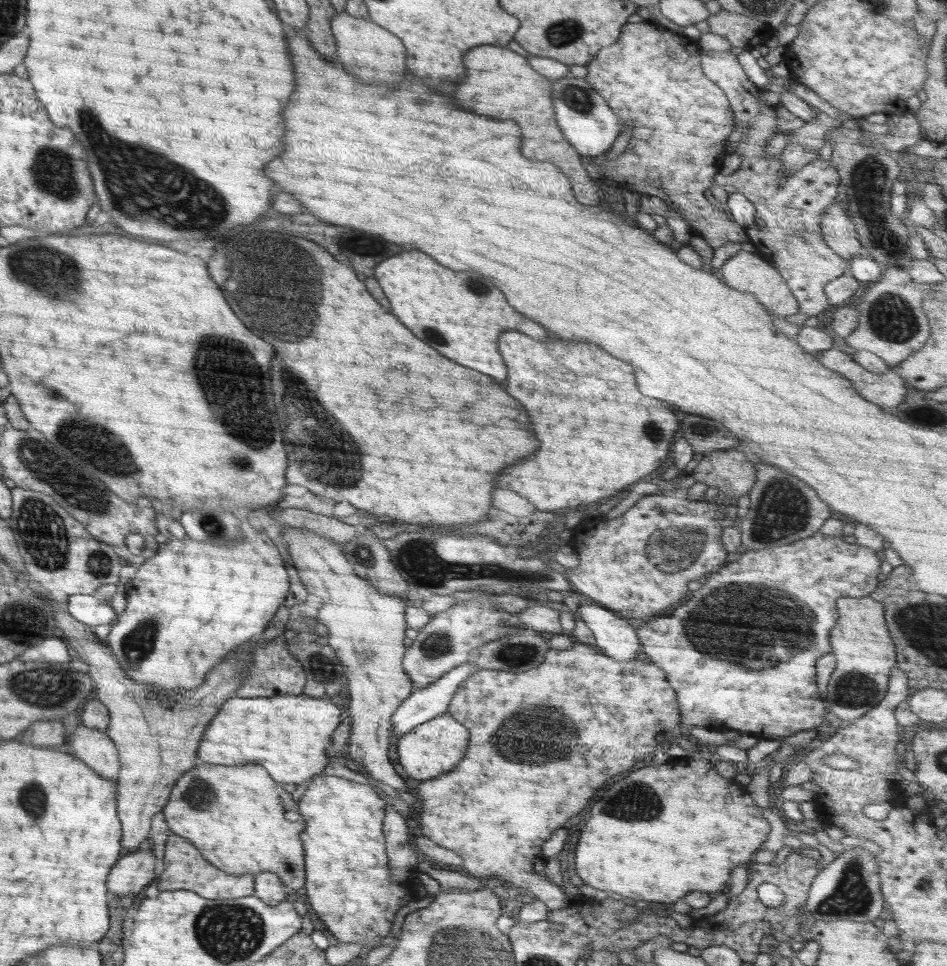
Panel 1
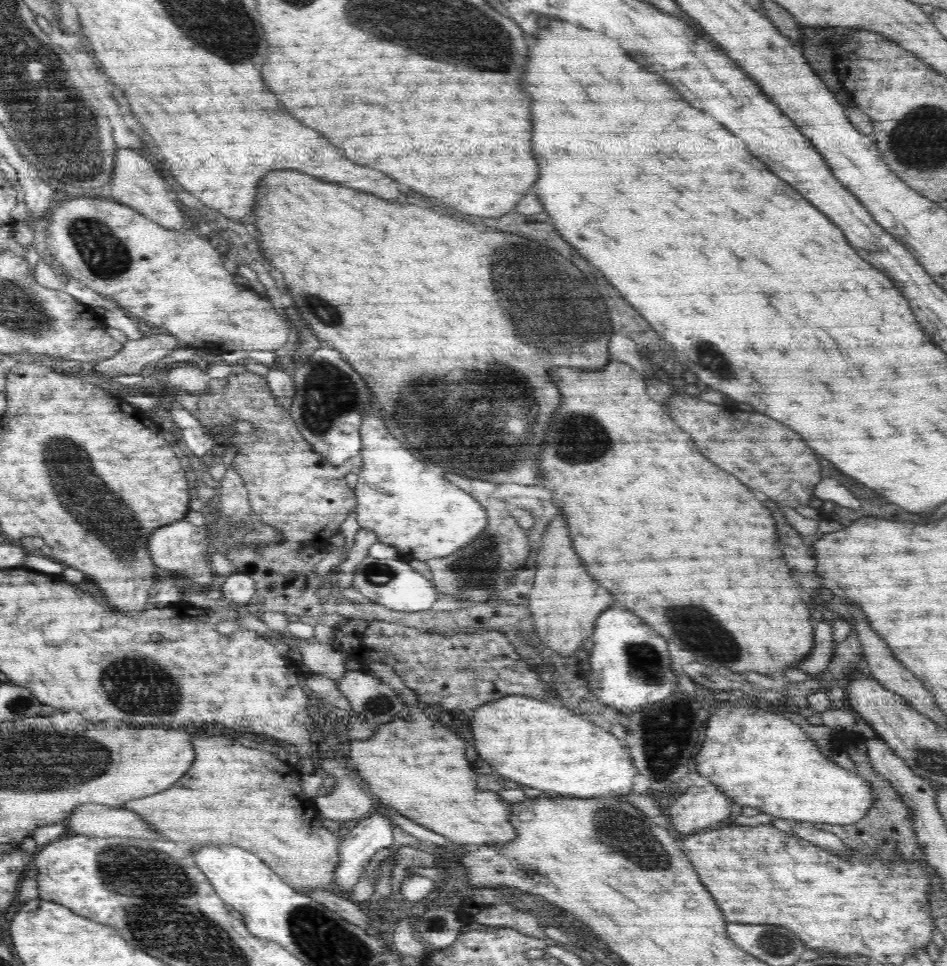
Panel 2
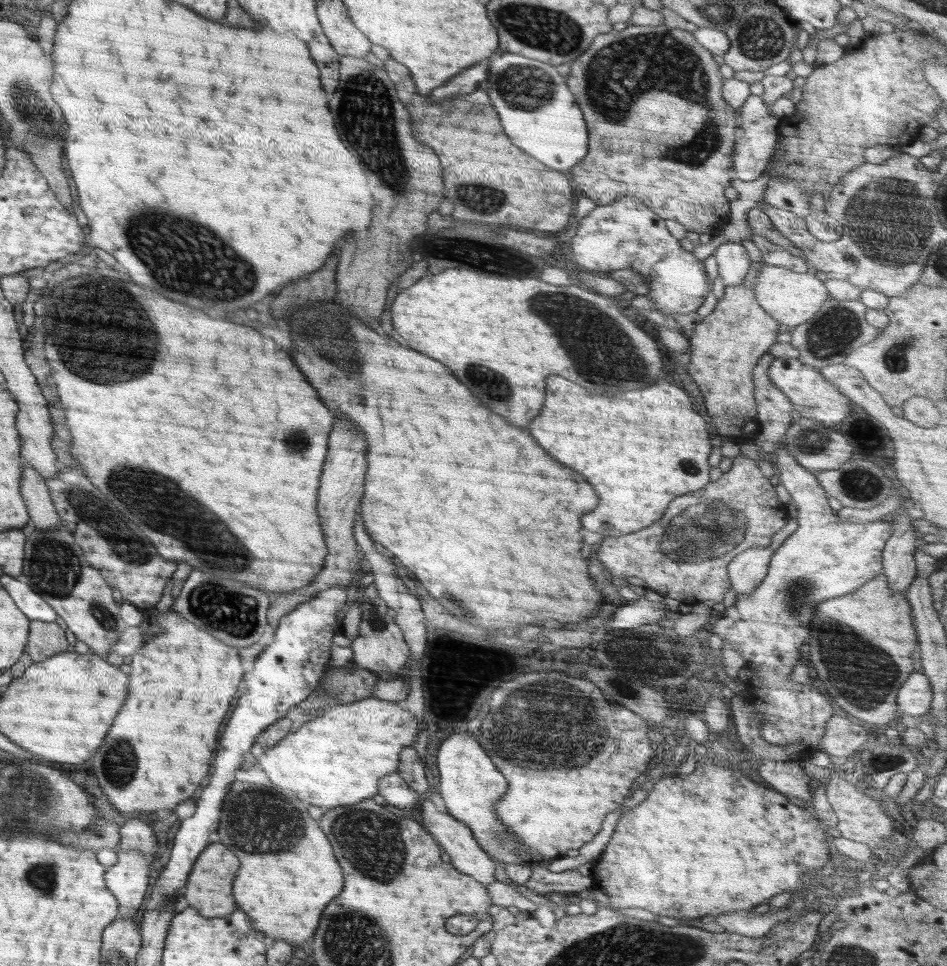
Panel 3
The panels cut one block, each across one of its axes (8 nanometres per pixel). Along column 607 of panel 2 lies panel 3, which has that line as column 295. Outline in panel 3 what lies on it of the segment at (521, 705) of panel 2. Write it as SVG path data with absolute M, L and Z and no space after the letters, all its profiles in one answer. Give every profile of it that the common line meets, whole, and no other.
M374 697L327 707L315 716L314 720L302 724L296 732L290 732L275 746L264 750L253 766L262 769L276 788L292 792L308 806L317 806L324 810L372 799L378 794L378 779L397 770L400 750L412 746L417 732L422 729L420 720L402 703L386 702Z

